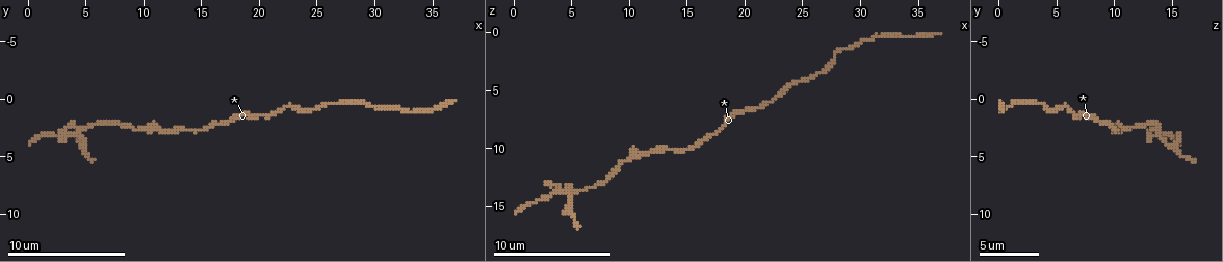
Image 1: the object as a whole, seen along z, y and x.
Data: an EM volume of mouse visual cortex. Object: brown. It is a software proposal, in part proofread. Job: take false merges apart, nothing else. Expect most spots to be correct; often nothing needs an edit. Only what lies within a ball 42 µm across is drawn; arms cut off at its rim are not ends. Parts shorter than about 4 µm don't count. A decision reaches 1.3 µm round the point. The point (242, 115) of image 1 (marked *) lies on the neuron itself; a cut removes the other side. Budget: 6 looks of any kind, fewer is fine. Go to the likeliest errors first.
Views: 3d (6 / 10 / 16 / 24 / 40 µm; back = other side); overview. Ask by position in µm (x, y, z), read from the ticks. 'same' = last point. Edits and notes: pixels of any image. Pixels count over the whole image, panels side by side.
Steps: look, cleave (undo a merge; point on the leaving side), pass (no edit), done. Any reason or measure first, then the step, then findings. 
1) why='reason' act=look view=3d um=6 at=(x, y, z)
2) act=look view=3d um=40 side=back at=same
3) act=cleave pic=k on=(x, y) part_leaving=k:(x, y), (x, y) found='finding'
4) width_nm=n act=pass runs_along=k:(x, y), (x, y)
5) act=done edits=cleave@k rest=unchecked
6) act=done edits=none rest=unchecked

why='four arms meet' act=look view=3d um=16 at=(4.2, 3.2, 13.6)

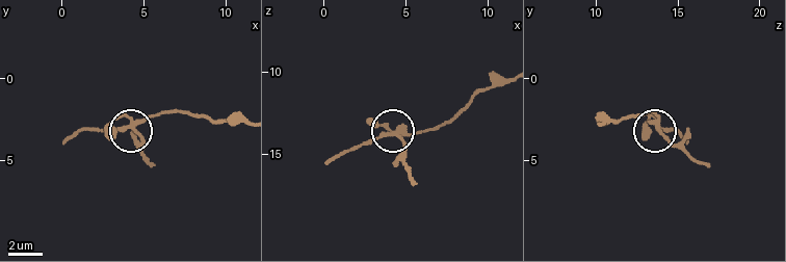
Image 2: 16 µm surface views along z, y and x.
arms=4 act=cleave pic=2 on=(113, 134) part_leaving=2:(131, 124), (151, 166) found='a second neuron is stuck on'

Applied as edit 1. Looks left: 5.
why='calibre changes' act=look view=3d um=6 at=(9.8, 2.8, 11.0)

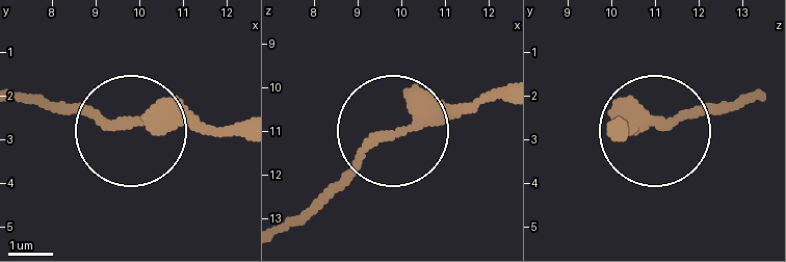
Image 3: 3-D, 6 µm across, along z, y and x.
act=pass runs_along=3:(616, 126), (747, 103) found='all the same neuron'

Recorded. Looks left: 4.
why='calibre changes' act=look view=3d um=6 at=(31.2, 0.8, 0.4)

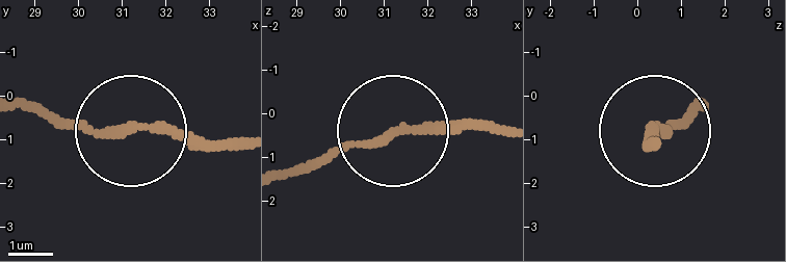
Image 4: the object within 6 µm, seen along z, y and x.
act=pass runs_along=4:(288, 175), (399, 130), (500, 130) found='one neuron here'

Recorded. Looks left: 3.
act=done edits=cleave@2 rest=unchecked

